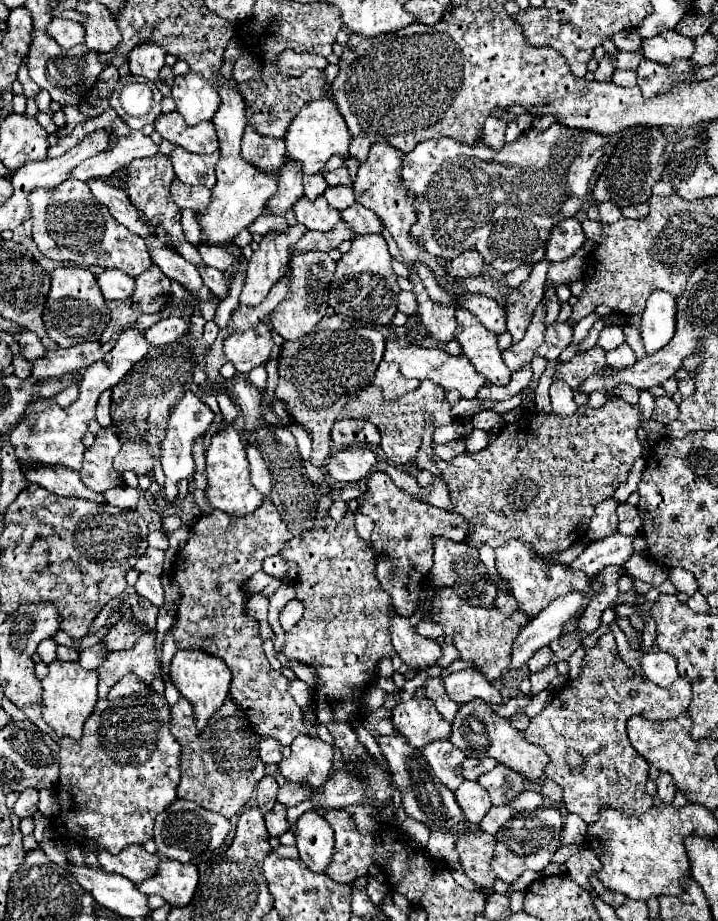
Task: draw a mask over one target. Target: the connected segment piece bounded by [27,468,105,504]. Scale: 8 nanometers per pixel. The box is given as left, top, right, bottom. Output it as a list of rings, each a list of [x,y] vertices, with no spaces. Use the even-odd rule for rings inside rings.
[[[37,468],[37,470],[27,470],[27,480],[47,488],[53,494],[59,492],[61,496],[87,498],[87,500],[93,500],[93,502],[99,502],[99,504],[105,502],[103,494],[95,494],[93,490],[89,490],[81,482],[79,474],[75,470],[69,470],[69,468]]]

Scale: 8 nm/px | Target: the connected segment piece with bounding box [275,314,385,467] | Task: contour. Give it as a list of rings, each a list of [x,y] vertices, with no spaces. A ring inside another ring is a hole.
[[[323,316],[321,322],[295,342],[283,342],[279,354],[279,384],[277,398],[289,408],[293,424],[305,428],[312,438],[309,461],[324,467],[332,453],[329,438],[335,420],[345,412],[345,404],[375,378],[375,370],[383,360],[385,336],[373,326],[359,324],[347,316]]]

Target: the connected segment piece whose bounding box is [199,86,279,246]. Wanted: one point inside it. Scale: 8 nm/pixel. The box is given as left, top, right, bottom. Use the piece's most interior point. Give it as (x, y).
(242, 190)

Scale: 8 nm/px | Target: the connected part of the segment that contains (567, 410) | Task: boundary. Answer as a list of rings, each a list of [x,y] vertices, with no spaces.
[[[553,378],[551,408],[553,408],[553,414],[557,414],[557,416],[569,416],[569,414],[575,414],[575,410],[577,410],[575,402],[573,402],[573,390],[561,378]]]

